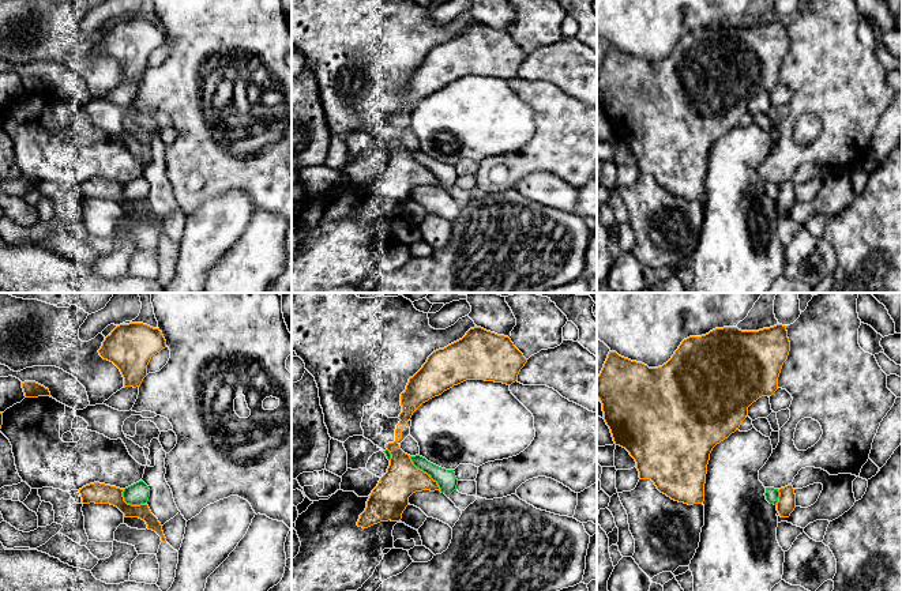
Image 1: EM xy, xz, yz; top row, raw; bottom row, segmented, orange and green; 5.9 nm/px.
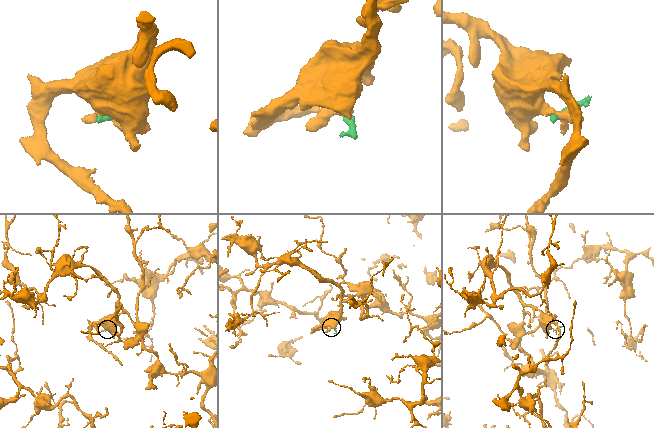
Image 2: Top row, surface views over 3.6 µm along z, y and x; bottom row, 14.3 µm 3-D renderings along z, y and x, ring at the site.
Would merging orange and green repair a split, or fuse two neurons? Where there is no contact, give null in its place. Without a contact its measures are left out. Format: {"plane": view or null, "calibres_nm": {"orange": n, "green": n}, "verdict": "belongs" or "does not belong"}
{"plane": "xz", "calibres_nm": {"orange": 200, "green": 120}, "verdict": "does not belong"}

